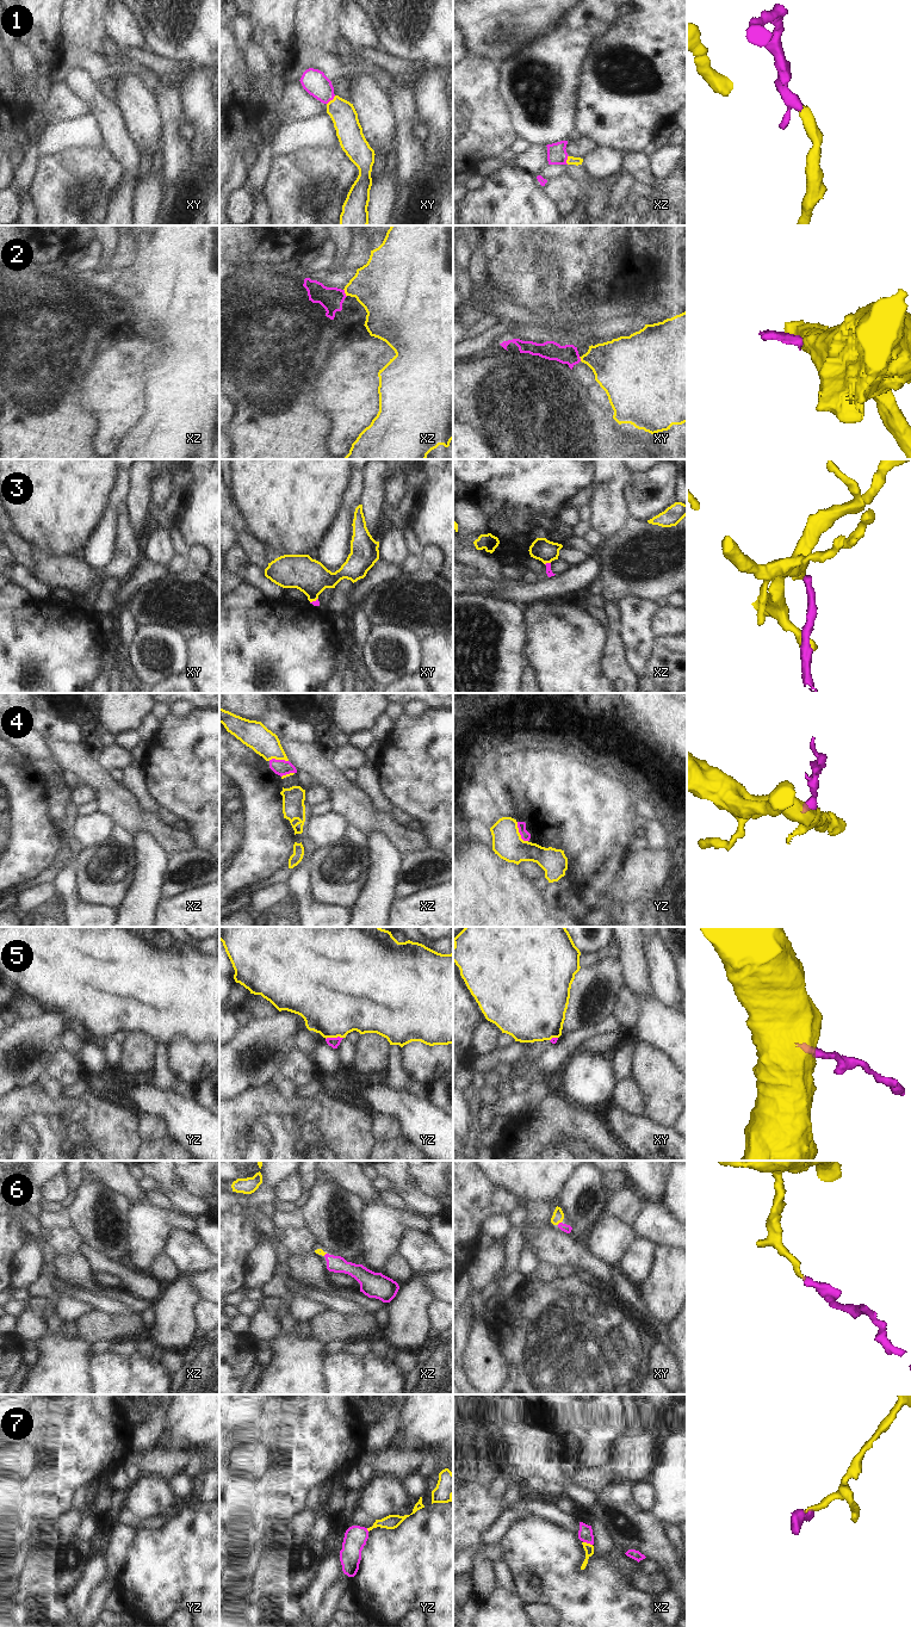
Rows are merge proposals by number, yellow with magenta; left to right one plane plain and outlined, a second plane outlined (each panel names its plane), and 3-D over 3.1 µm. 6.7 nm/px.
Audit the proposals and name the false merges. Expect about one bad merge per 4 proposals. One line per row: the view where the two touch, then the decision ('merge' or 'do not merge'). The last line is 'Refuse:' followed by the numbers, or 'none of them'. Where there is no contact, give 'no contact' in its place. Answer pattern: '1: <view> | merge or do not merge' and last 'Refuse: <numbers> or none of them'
1: xy | merge
2: xz | do not merge
3: xy | do not merge
4: yz | do not merge
5: yz | do not merge
6: xy | merge
7: xz | merge
Refuse: 2, 3, 4, 5

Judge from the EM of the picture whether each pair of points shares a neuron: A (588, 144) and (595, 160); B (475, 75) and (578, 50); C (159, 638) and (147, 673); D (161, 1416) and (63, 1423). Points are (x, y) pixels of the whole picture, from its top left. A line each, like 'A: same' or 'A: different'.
A: different
B: different
C: same
D: different

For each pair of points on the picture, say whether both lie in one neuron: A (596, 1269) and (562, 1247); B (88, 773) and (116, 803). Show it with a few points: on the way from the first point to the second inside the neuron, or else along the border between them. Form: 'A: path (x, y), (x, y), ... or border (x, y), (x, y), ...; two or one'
A: path (588, 1261), (570, 1251); one
B: path (95, 780), (111, 796); one

